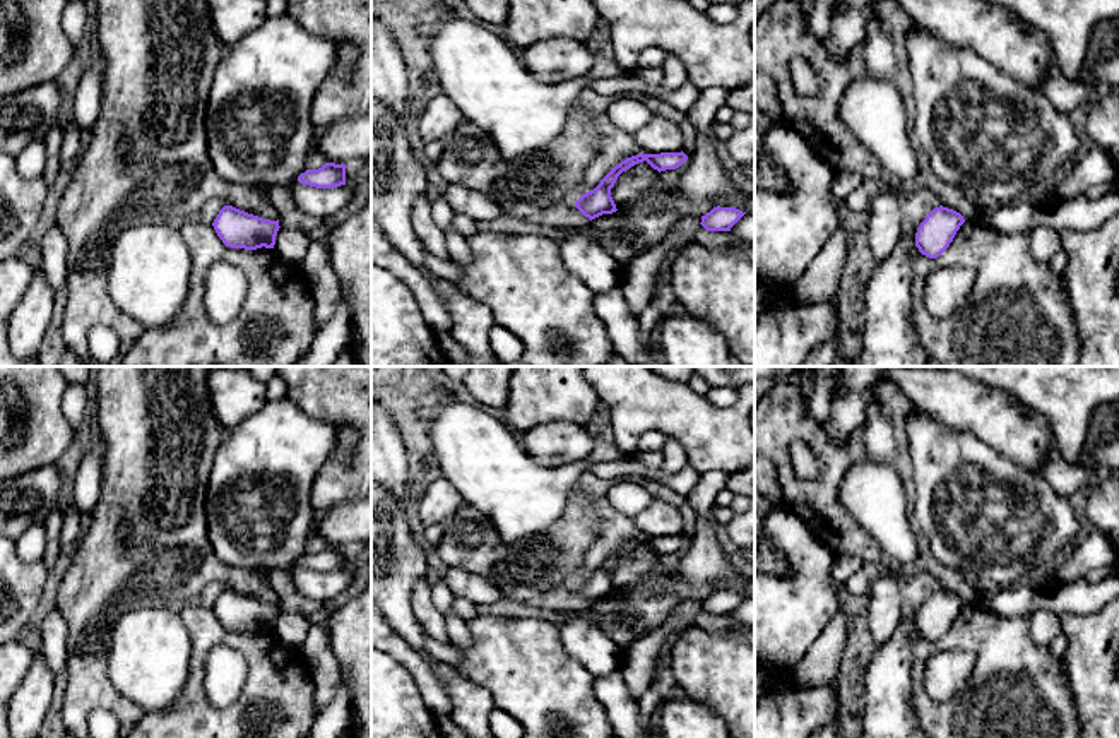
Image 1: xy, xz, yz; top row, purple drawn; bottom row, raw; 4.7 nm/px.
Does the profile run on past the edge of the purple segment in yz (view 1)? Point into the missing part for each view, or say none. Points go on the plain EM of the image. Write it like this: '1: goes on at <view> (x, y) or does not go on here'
1: does not go on here

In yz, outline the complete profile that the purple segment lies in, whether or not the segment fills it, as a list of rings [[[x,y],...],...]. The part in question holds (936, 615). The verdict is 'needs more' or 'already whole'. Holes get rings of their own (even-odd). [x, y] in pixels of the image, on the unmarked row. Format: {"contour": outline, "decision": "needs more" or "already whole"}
{"contour": [[[948,591],[932,592],[915,616],[915,630],[929,642],[938,642],[965,606],[963,599]]], "decision": "already whole"}

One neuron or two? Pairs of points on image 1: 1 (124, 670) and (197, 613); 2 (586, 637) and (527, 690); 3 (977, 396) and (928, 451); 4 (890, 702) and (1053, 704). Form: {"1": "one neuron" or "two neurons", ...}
{"1": "two neurons", "2": "two neurons", "3": "two neurons", "4": "two neurons"}

